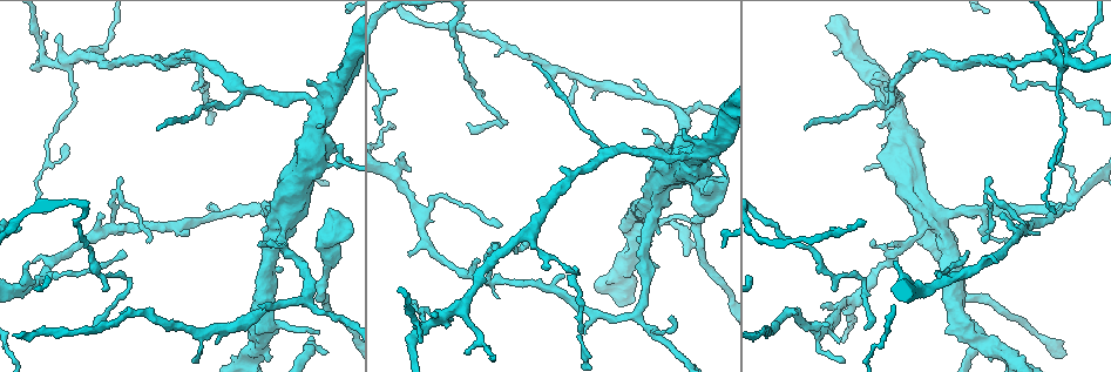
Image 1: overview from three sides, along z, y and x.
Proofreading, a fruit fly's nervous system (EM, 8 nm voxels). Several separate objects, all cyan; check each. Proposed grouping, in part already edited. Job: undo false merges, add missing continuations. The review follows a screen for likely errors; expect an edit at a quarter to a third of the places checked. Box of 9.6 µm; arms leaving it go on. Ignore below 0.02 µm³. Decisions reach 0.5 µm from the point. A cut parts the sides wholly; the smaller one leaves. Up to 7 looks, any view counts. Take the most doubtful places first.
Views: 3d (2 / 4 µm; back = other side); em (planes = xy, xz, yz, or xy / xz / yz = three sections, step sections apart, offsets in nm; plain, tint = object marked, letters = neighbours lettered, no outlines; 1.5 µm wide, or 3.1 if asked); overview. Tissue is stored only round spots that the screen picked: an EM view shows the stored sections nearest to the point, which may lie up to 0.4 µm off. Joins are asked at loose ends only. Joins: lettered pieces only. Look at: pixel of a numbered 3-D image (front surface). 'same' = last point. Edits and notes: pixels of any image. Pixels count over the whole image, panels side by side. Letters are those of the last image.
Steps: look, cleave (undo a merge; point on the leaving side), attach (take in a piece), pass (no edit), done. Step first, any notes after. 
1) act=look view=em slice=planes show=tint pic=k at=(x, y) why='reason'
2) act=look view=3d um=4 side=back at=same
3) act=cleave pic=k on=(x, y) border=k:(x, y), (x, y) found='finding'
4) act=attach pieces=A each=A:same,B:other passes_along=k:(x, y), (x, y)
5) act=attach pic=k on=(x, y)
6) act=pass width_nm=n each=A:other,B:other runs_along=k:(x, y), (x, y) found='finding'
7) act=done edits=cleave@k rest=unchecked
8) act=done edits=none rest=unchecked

act=look view=em slice=planes show=letters pic=1 at=(334, 164) why='thin neck'

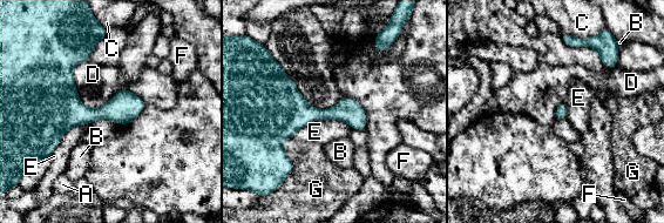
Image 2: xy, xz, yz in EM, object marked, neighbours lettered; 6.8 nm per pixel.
act=pass longest_contact=E:420nm each=A:other,B:other,C:other,D:other,E:other,F:other,G:other border=2:(352, 128), (317, 119), (291, 137) found='continuous, no second cell'

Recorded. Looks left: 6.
act=look view=em slice=xy step=4 show=tint pic=1 at=(1100, 176)

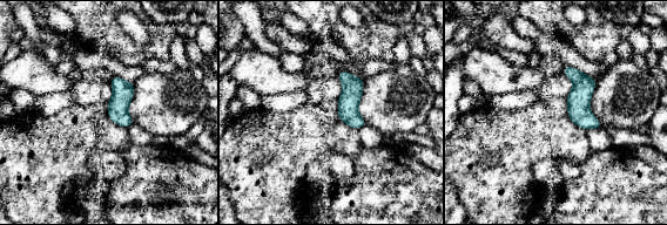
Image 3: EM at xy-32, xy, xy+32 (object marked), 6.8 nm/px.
act=look view=em slice=planes show=tint at=same why='another direction'

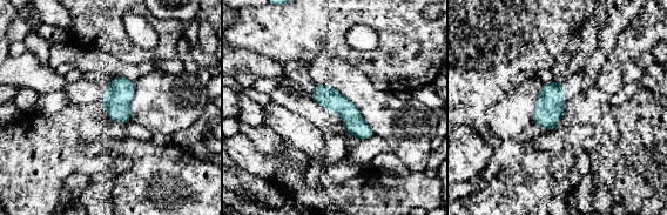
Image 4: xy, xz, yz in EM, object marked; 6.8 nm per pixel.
act=look view=em slice=planes show=letters at=same why='see the neighbours'

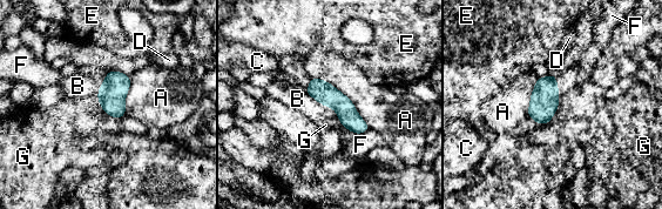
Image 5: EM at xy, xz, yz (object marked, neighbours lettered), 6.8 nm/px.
act=pass each=A:other,B:other,C:other,D:other,E:other,F:other,G:other runs_along=5:(312, 81), (364, 128) found='continuous, no second cell'

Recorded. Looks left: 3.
act=look view=em slice=planes show=plain pic=1 at=(326, 270) why='abrupt turn'

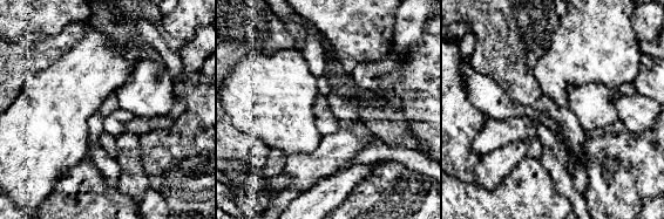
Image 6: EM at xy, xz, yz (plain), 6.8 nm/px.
act=look view=em slice=planes show=letters at=same why='see the neighbours'

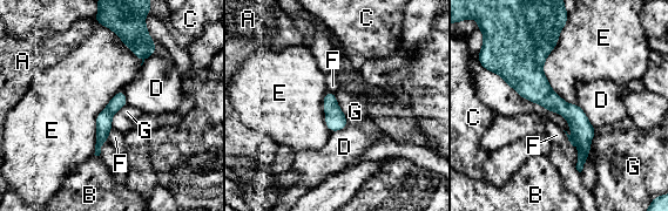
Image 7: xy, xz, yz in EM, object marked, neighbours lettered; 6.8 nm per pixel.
act=pass each=A:other,B:other,C:other,D:other,E:other,F:other,G:other border=7:(564, 26), (542, 73), (575, 104) found='one cell here'

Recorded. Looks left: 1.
act=done edits=none rest=unchecked

